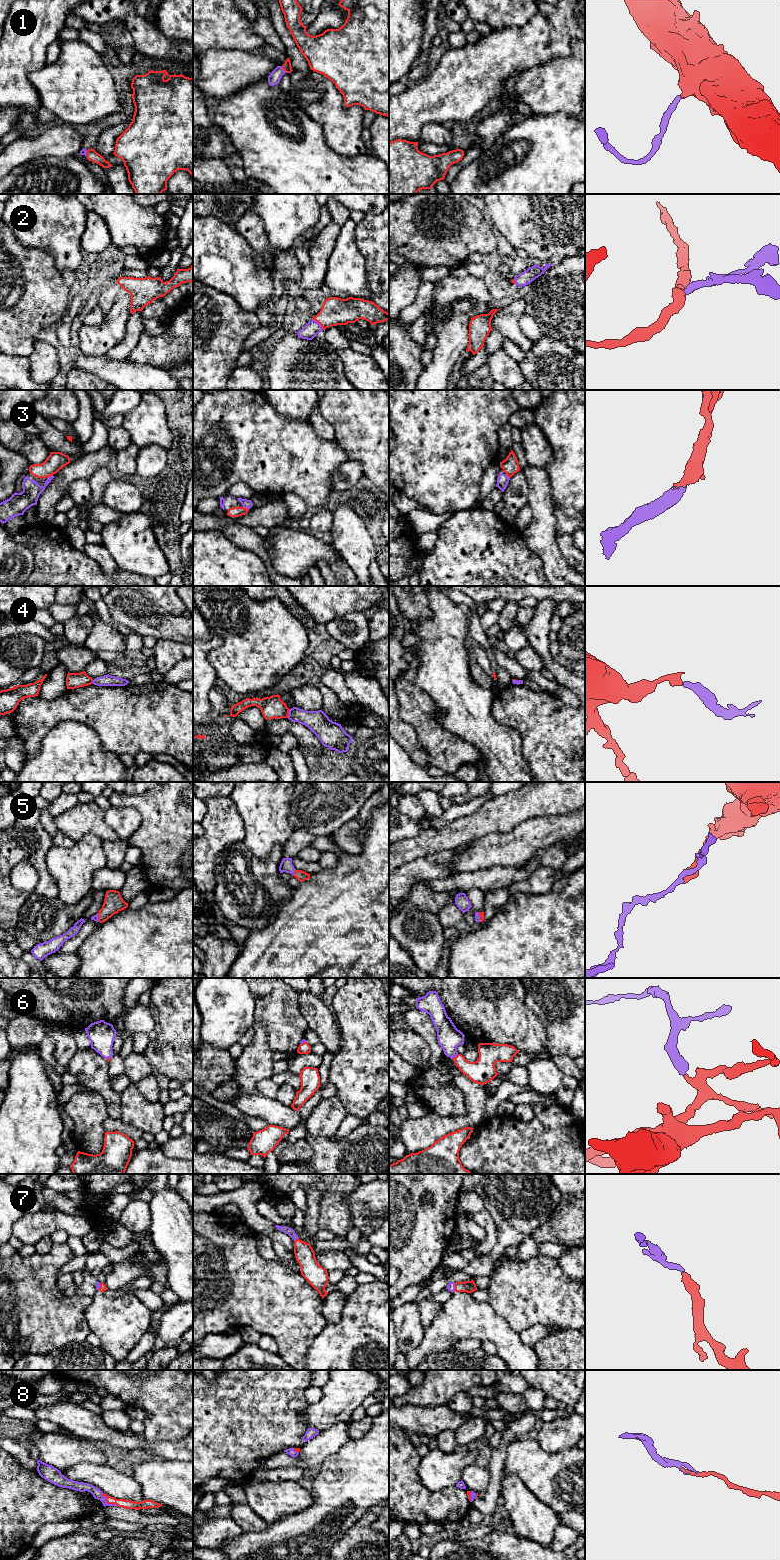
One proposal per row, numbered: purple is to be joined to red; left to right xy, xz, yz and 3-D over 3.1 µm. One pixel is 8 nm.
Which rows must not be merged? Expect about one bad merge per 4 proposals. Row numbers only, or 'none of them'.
4

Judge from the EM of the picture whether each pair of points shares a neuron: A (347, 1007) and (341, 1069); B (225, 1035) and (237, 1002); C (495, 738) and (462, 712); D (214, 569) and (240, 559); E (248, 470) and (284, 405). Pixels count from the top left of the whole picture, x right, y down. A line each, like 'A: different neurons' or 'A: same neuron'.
A: same neuron
B: same neuron
C: same neuron
D: same neuron
E: different neurons

